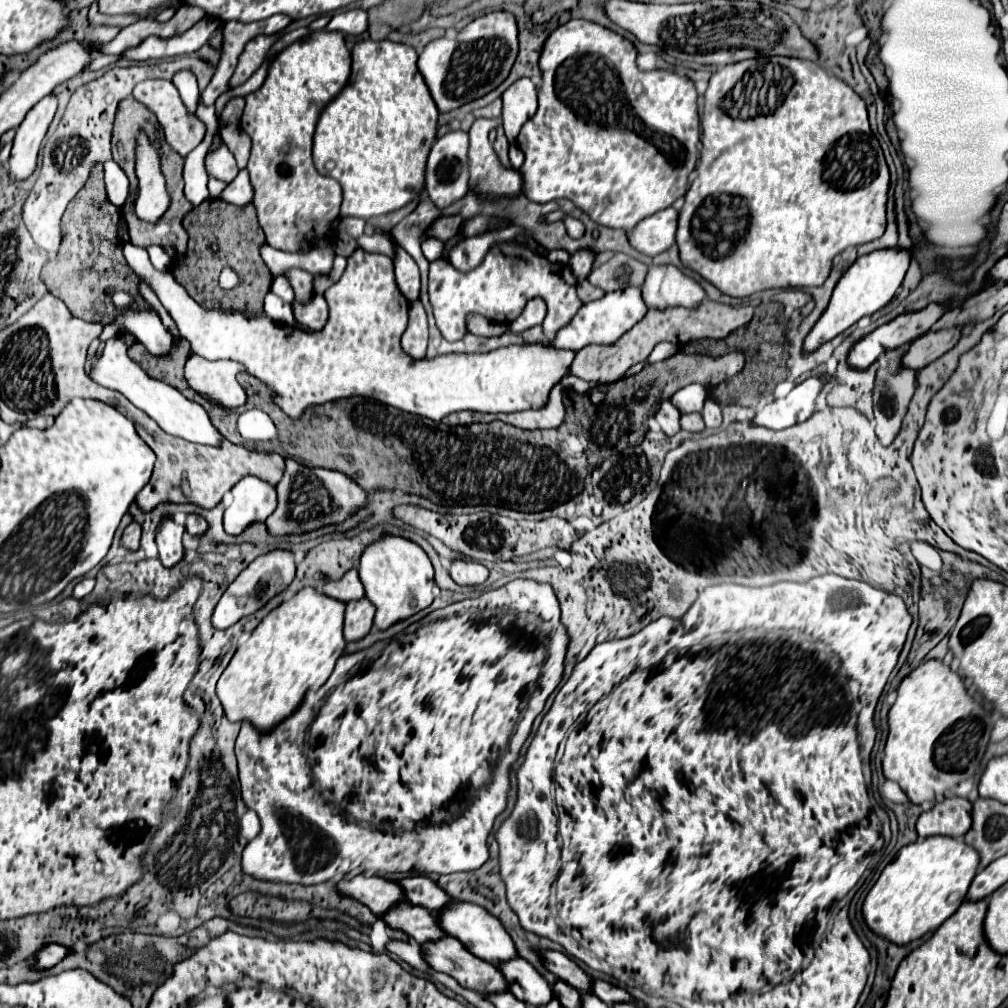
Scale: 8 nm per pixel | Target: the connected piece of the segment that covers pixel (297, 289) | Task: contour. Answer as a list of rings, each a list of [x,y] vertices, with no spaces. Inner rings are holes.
[[[294,268],[294,270],[288,270],[286,272],[292,288],[294,288],[294,302],[302,302],[306,304],[312,296],[314,296],[314,278],[312,274],[308,274],[306,270],[300,270],[300,268]]]

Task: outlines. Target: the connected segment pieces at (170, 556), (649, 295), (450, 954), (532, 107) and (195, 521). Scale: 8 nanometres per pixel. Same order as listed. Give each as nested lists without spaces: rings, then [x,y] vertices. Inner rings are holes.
[[[164,520],[160,530],[156,532],[156,544],[158,544],[160,562],[166,568],[176,566],[182,560],[182,556],[184,556],[182,534],[184,534],[184,526],[174,524],[172,520]]]
[[[650,264],[646,282],[642,284],[642,298],[648,308],[696,308],[706,300],[706,292],[694,278],[682,274],[676,266]]]
[[[440,938],[438,942],[424,942],[422,954],[428,966],[436,972],[444,972],[464,988],[484,992],[504,992],[508,984],[494,964],[480,962],[474,954],[464,950],[456,938]]]
[[[520,78],[502,94],[502,100],[502,126],[508,142],[512,144],[516,142],[520,128],[534,116],[538,108],[538,92],[530,78]]]
[[[196,514],[188,516],[188,522],[186,522],[186,532],[188,534],[202,536],[202,534],[206,534],[206,530],[208,530],[208,522],[202,516],[196,516]]]

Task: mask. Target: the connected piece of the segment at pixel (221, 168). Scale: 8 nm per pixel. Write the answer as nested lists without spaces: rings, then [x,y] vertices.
[[[224,144],[216,152],[206,156],[206,170],[210,176],[214,176],[226,184],[230,184],[238,174],[236,160],[232,158],[232,152]]]

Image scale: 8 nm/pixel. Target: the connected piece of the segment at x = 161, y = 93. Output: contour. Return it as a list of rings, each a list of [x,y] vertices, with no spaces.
[[[148,80],[148,82],[140,82],[132,90],[132,96],[156,114],[160,126],[164,128],[166,142],[182,157],[185,157],[202,142],[206,133],[205,124],[197,116],[188,112],[188,108],[184,106],[178,90],[174,88],[174,84],[170,80]]]

